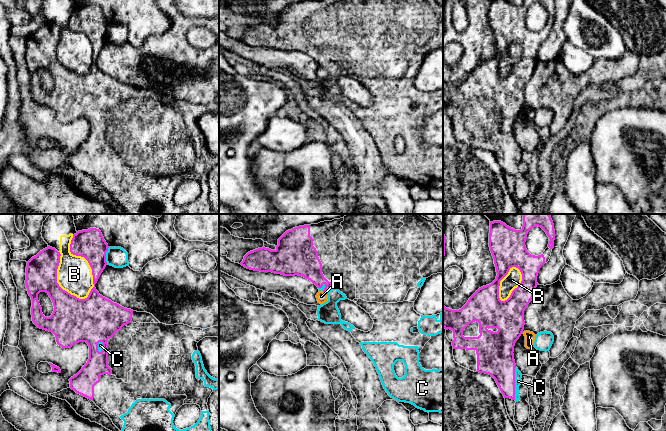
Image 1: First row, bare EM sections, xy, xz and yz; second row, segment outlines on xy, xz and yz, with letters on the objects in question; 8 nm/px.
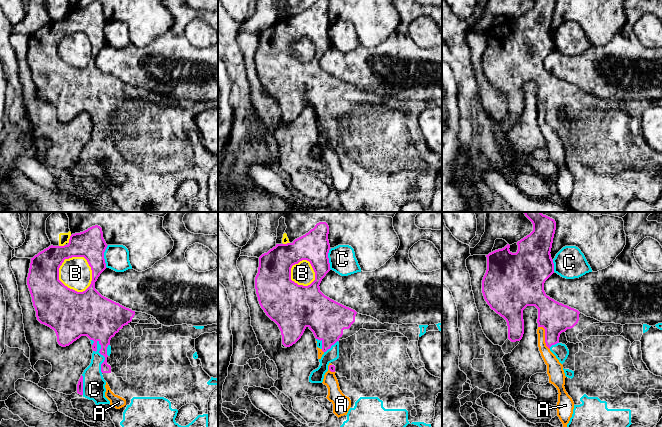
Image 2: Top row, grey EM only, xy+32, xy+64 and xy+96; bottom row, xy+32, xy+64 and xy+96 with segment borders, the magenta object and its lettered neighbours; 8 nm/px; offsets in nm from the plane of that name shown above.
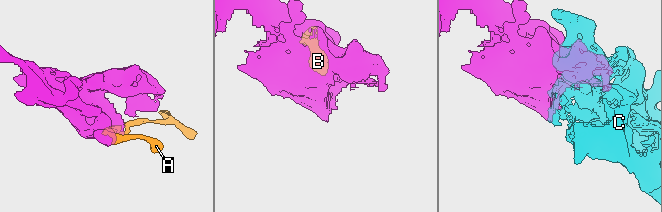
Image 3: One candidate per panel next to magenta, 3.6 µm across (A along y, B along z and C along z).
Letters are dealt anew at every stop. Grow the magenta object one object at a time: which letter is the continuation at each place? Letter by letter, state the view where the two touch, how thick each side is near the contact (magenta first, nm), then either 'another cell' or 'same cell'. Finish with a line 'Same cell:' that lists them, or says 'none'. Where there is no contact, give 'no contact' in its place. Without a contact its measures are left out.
A: xz | 200/90 nm | another cell
B: xy | 240/280 nm | another cell
C: yz | 280/60 nm | same cell
Same cell: C

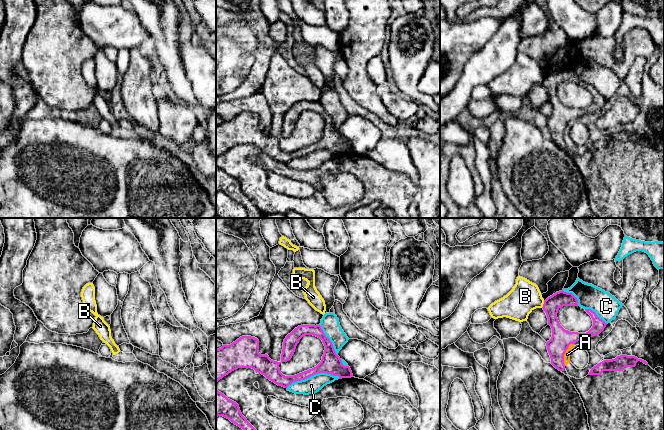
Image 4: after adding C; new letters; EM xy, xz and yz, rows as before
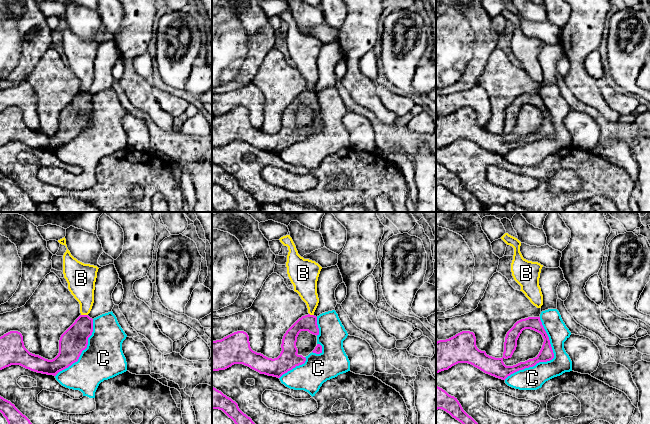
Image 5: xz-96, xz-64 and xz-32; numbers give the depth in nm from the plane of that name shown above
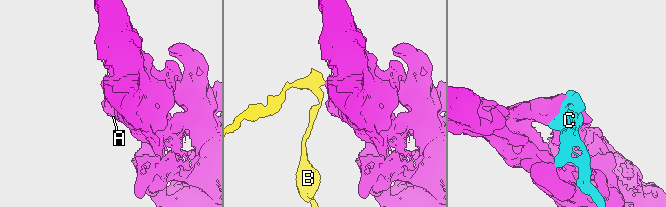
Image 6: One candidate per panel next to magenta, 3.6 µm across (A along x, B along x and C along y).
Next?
A: yz | 160/50 nm | another cell
B: yz | 130/240 nm | another cell
C: xz | 160/140 nm | another cell
Same cell: none

